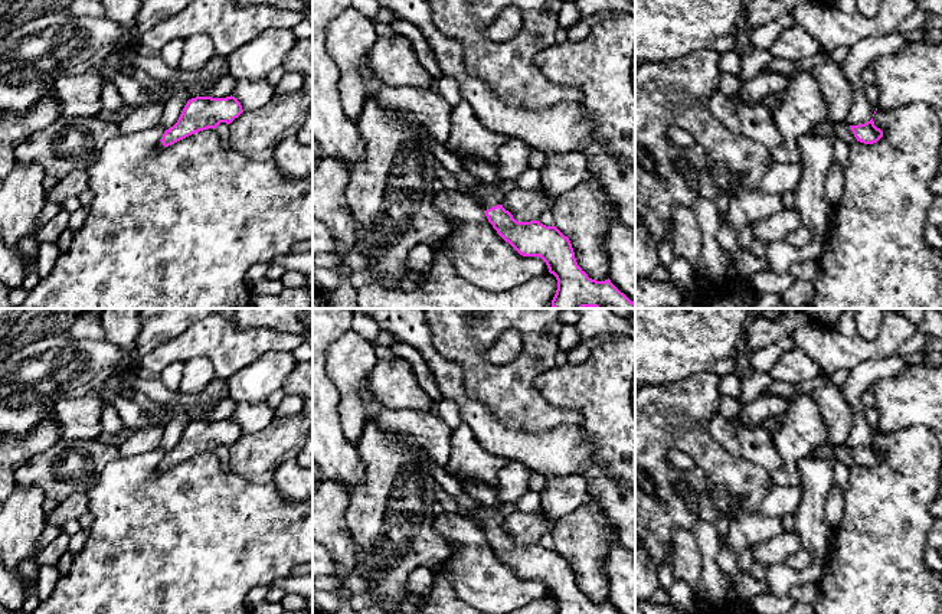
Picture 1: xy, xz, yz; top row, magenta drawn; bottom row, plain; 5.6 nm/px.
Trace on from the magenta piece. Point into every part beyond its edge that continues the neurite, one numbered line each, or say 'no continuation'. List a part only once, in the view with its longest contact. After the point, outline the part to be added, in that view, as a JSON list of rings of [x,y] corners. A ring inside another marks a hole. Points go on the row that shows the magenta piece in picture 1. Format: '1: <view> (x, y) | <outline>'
1: xz (487, 183) | [[[448,147],[448,150],[457,154],[451,147]],[[468,156],[458,157],[462,167],[477,179],[477,183],[472,186],[481,199],[481,208],[487,210],[501,205],[506,193],[498,187],[500,179],[497,176],[495,164],[488,164]]]

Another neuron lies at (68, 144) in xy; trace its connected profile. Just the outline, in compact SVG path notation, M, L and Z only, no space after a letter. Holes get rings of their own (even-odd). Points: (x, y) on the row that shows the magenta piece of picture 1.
M59 115L48 127L30 134L16 151L17 164L37 163L58 180L88 170L101 148L120 135L118 124L94 117Z

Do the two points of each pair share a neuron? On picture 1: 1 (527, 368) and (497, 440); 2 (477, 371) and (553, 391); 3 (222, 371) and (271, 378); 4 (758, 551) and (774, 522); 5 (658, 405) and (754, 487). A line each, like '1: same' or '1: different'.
1: different
2: different
3: different
4: different
5: same

